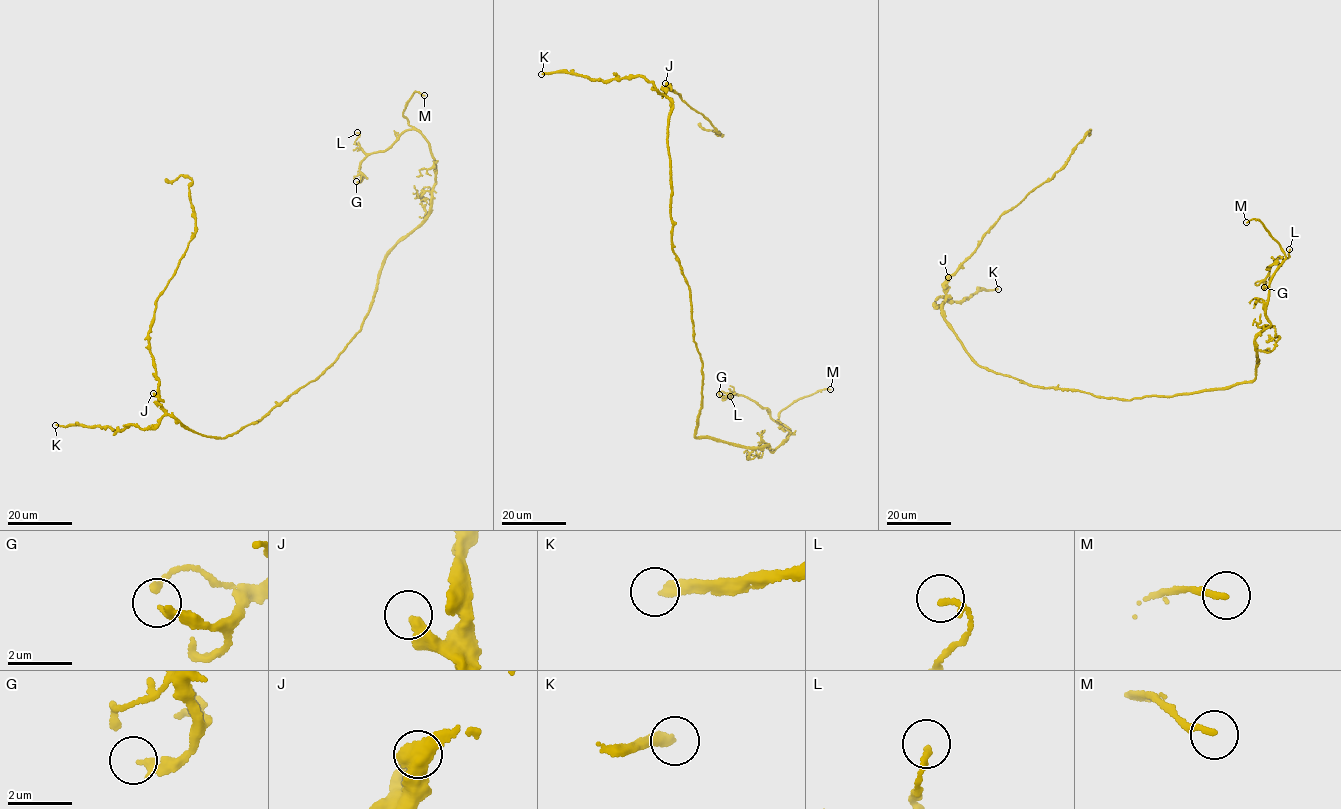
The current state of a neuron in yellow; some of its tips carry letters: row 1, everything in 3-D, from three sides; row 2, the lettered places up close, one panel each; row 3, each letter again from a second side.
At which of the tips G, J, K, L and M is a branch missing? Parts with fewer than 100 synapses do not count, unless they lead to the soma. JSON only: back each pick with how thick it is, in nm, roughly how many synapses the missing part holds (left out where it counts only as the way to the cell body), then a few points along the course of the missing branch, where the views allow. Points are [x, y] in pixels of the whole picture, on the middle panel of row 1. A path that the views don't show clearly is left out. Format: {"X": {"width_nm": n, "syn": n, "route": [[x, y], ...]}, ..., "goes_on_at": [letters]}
{"K": {"width_nm": 280, "syn": 200}, "M": {"width_nm": 200, "route": [[830, 389], [842, 392], [865, 388], [873, 382], [876, 374]]}, "goes_on_at": ["K", "M"]}

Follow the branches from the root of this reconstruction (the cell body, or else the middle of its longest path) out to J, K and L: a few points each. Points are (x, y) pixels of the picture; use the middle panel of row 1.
J: (686, 278), (672, 248), (667, 139), (672, 107), (666, 97), (665, 83)
K: (686, 278), (672, 248), (668, 98), (652, 83), (635, 75), (604, 81), (563, 71), (541, 74)
L: (686, 278), (702, 363), (695, 436), (772, 452), (787, 440), (788, 429), (769, 410), (730, 396)

